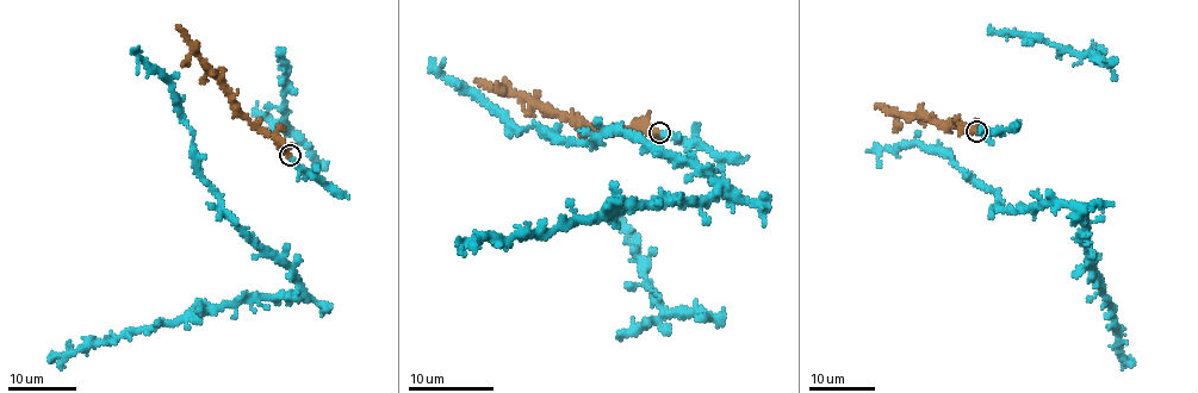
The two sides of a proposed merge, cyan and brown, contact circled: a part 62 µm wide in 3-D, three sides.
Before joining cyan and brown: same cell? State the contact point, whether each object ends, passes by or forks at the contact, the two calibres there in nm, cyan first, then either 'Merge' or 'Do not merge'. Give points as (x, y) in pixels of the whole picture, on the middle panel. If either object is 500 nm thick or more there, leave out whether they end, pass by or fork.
Place: (659, 132). At the ring cyan ends. At the ring brown passes by. Thickness 320 nm (cyan) against 320 nm. Merge

